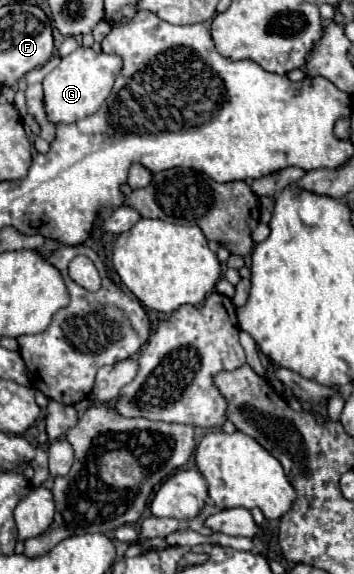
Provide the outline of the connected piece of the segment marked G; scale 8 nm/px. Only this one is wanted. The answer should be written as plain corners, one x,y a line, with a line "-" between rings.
77,48
61,60
43,80
43,106
45,116
53,124
73,124
89,114
95,114
109,96
113,82
121,70
121,58
113,54
95,54
91,48

